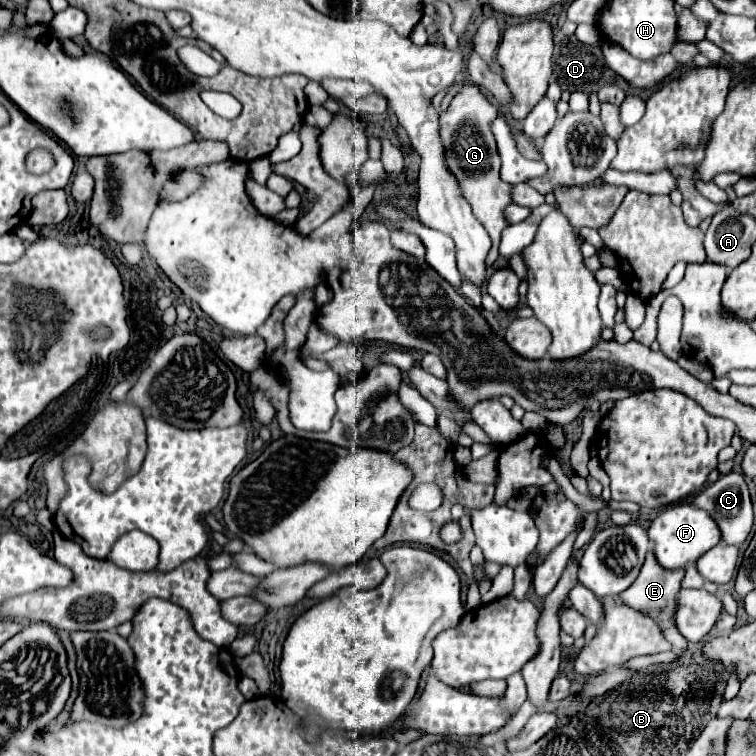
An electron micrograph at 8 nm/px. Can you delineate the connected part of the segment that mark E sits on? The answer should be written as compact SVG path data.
M649 551L647 553L647 559L641 567L641 573L639 577L633 581L633 585L629 589L625 589L621 595L619 595L619 601L639 613L645 613L645 615L655 615L655 621L661 625L661 633L665 635L665 639L673 645L673 649L677 651L685 651L687 649L687 641L685 637L681 637L681 633L677 631L675 627L675 601L677 601L677 593L681 589L681 579L683 579L685 571L667 571L667 569L661 569L661 565L657 565L657 559L653 557L653 553Z

